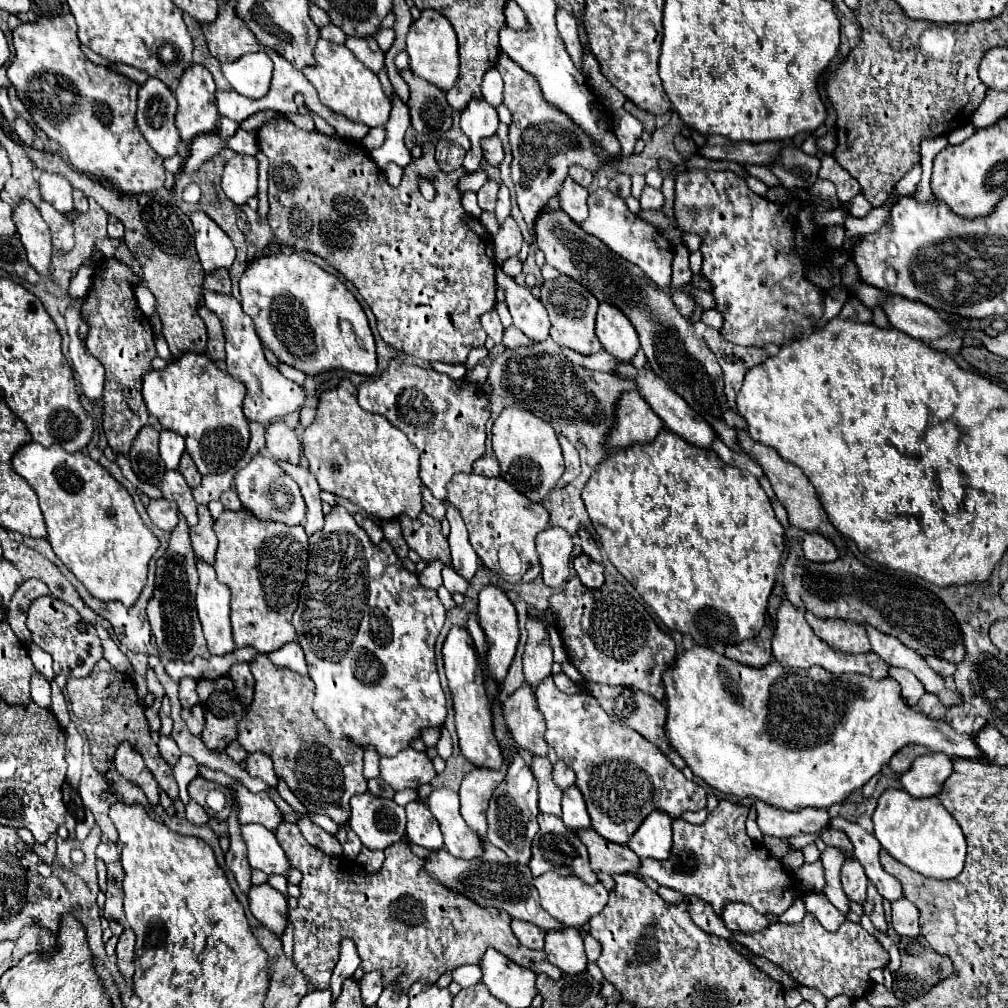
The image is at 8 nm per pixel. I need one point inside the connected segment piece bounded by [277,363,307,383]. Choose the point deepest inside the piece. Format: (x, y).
(290, 372)

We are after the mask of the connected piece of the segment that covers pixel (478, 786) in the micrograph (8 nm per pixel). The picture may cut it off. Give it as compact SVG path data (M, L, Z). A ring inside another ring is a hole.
M503 751L503 765L501 769L485 769L477 767L469 775L465 775L459 795L461 795L461 815L467 821L467 825L481 835L487 833L487 805L495 791L495 787L505 779L509 769L509 751Z

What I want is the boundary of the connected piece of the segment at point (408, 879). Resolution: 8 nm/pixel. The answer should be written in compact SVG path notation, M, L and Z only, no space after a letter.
M283 823L283 827L275 831L275 837L283 847L283 851L287 853L289 863L303 873L299 905L293 911L289 911L289 919L295 927L293 961L297 969L303 971L307 979L317 985L317 989L329 987L335 959L339 959L339 939L343 935L349 935L355 941L361 957L361 967L365 973L379 969L383 973L385 983L399 983L405 991L415 979L435 983L439 975L443 975L445 971L453 971L459 965L475 965L483 955L483 951L487 951L489 947L501 951L505 957L509 957L521 967L531 969L533 973L545 973L555 981L561 979L559 967L549 963L545 951L527 949L515 939L511 931L511 917L505 911L493 907L481 907L467 895L453 891L443 883L439 883L437 879L433 879L431 875L427 875L427 871L423 871L425 861L411 851L407 837L385 849L385 863L377 873L365 873L355 861L343 855L341 857L323 855L319 849L315 849L305 841L301 831L293 823Z

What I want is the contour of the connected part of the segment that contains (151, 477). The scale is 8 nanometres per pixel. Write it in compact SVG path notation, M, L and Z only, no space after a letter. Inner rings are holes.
M145 425L143 431L135 437L135 443L129 451L131 467L139 481L159 487L165 475L165 467L161 465L159 457L159 429L153 425Z

